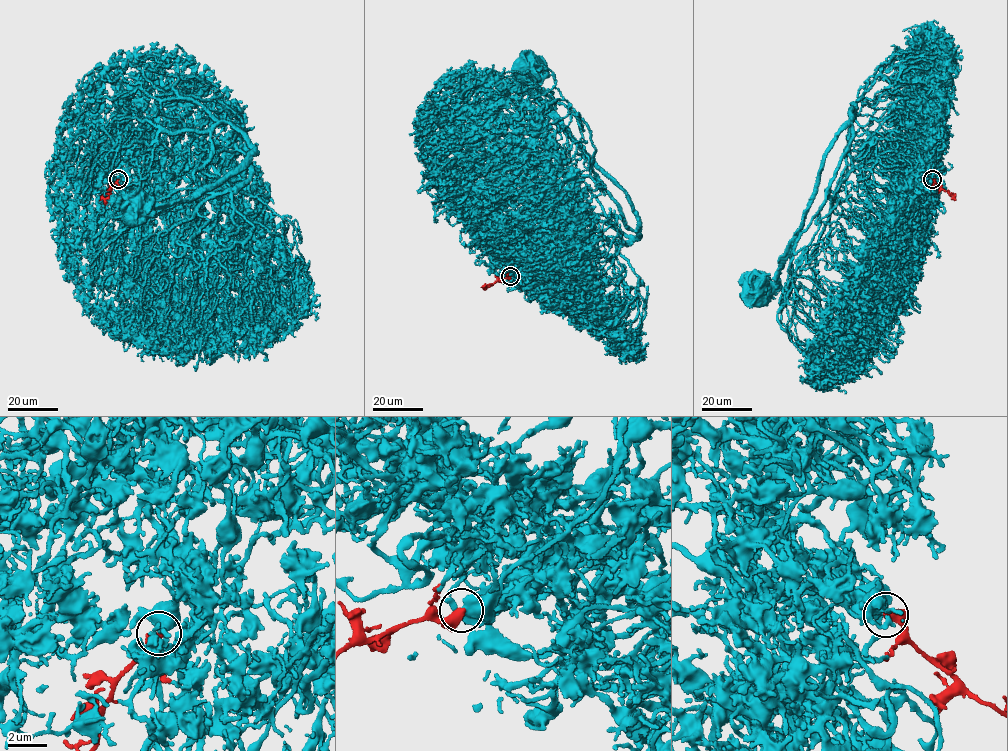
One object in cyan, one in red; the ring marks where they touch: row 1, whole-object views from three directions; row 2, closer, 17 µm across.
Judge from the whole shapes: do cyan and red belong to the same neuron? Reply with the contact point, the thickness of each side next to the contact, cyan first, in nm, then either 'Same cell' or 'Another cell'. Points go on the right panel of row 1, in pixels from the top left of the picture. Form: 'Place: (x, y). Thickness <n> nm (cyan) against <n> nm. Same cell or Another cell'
Place: (932, 179). Thickness 750 nm (cyan) against 460 nm. Another cell

